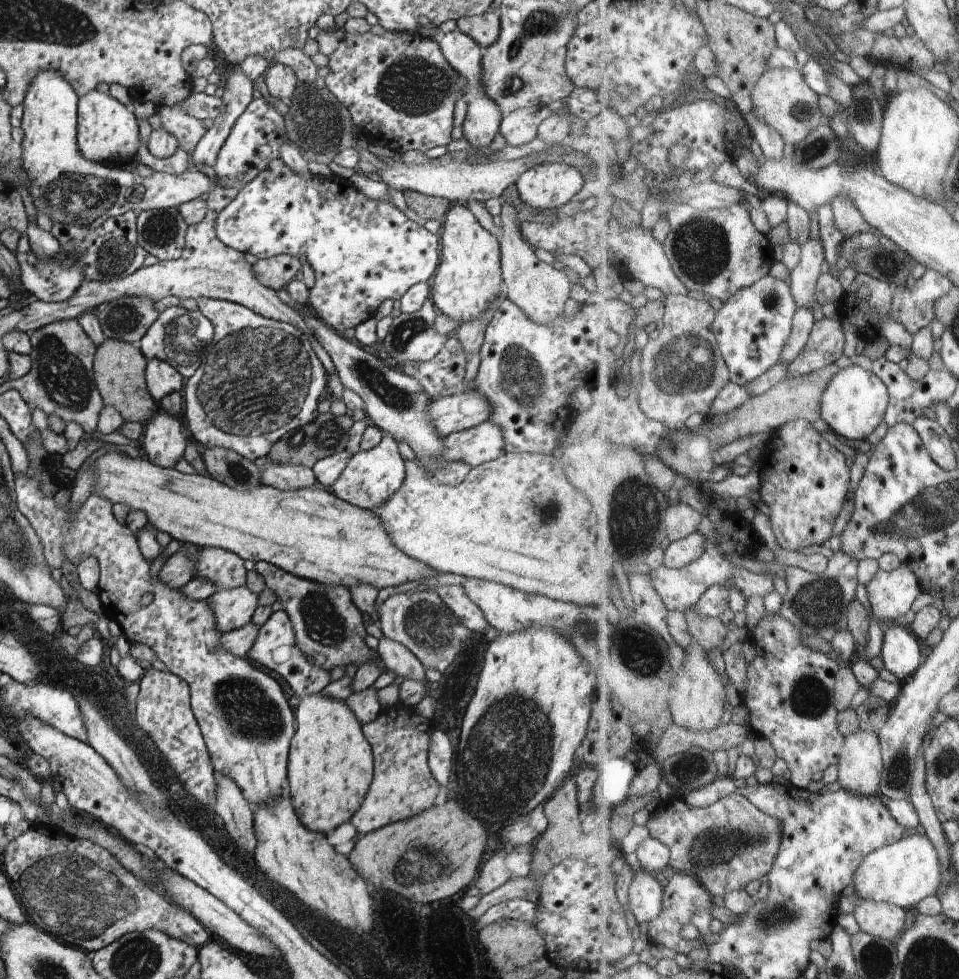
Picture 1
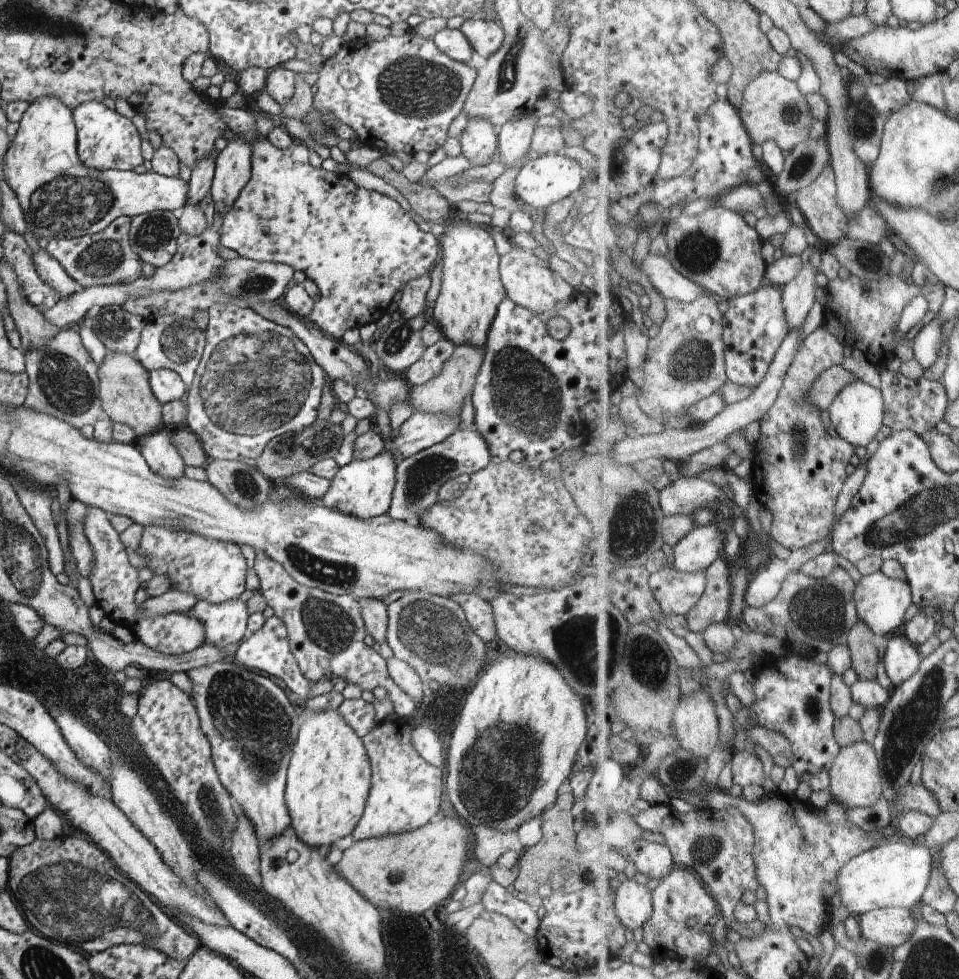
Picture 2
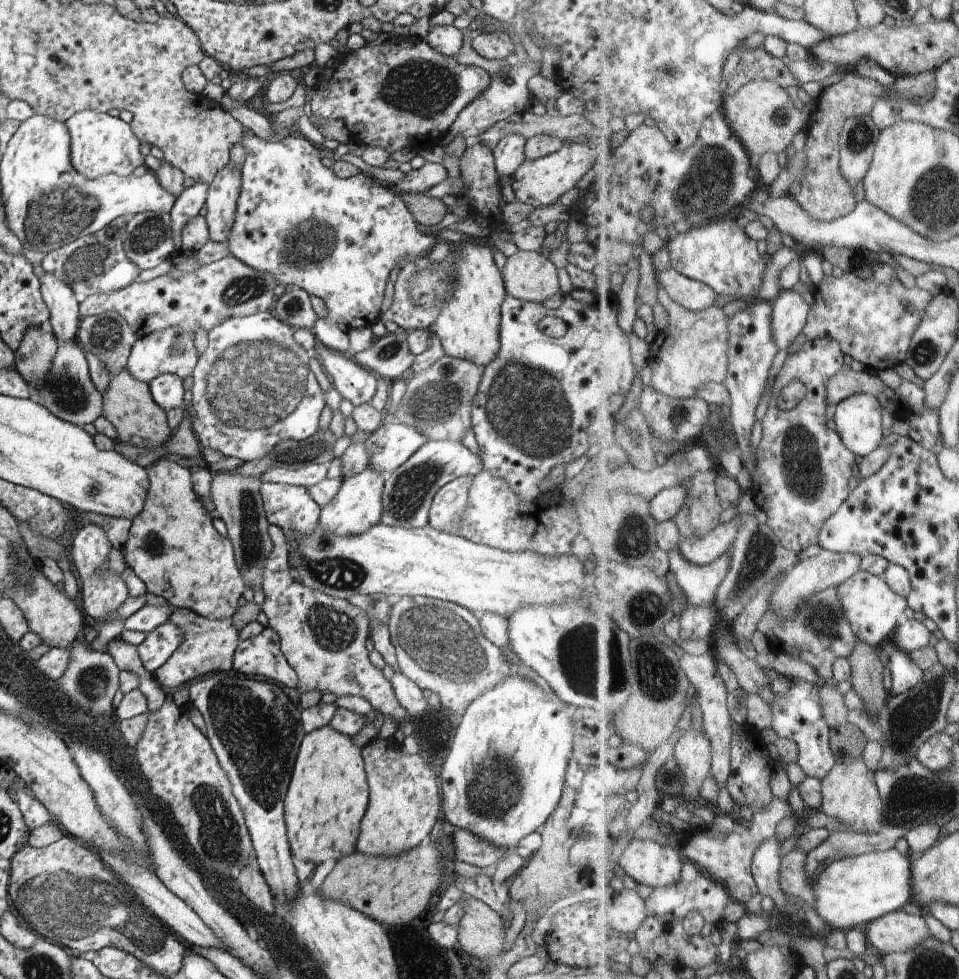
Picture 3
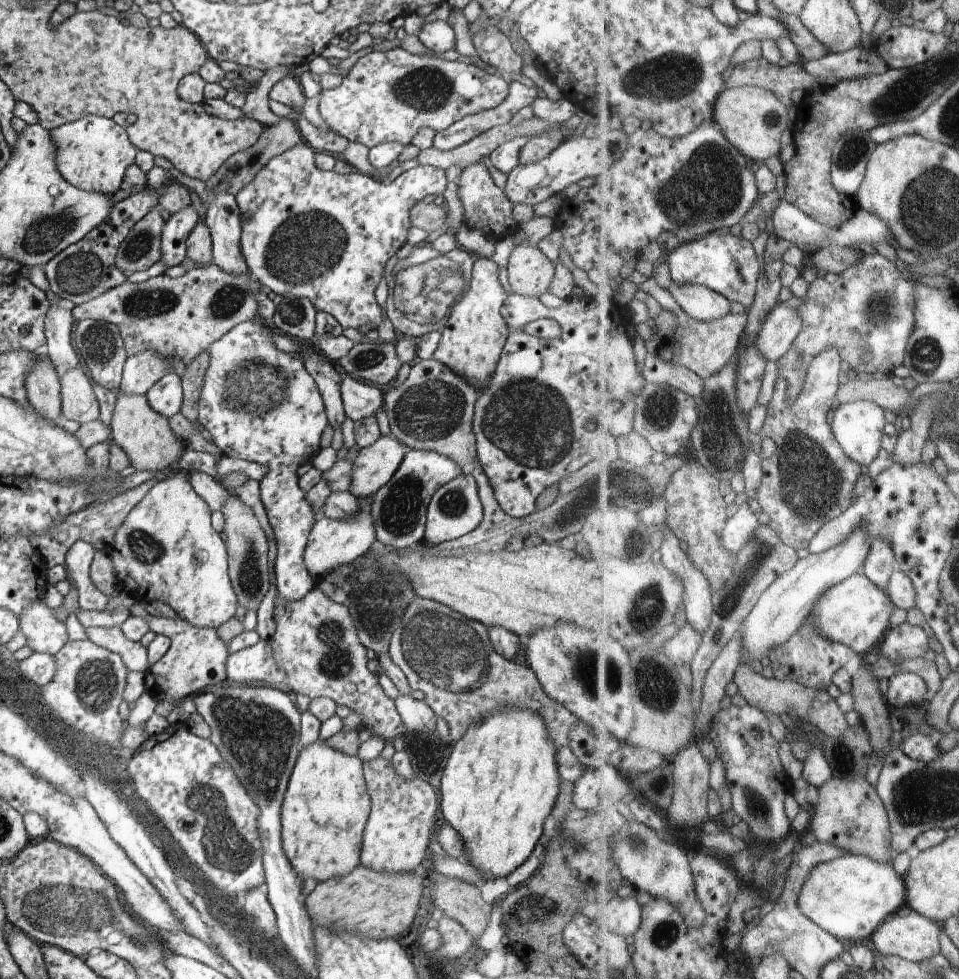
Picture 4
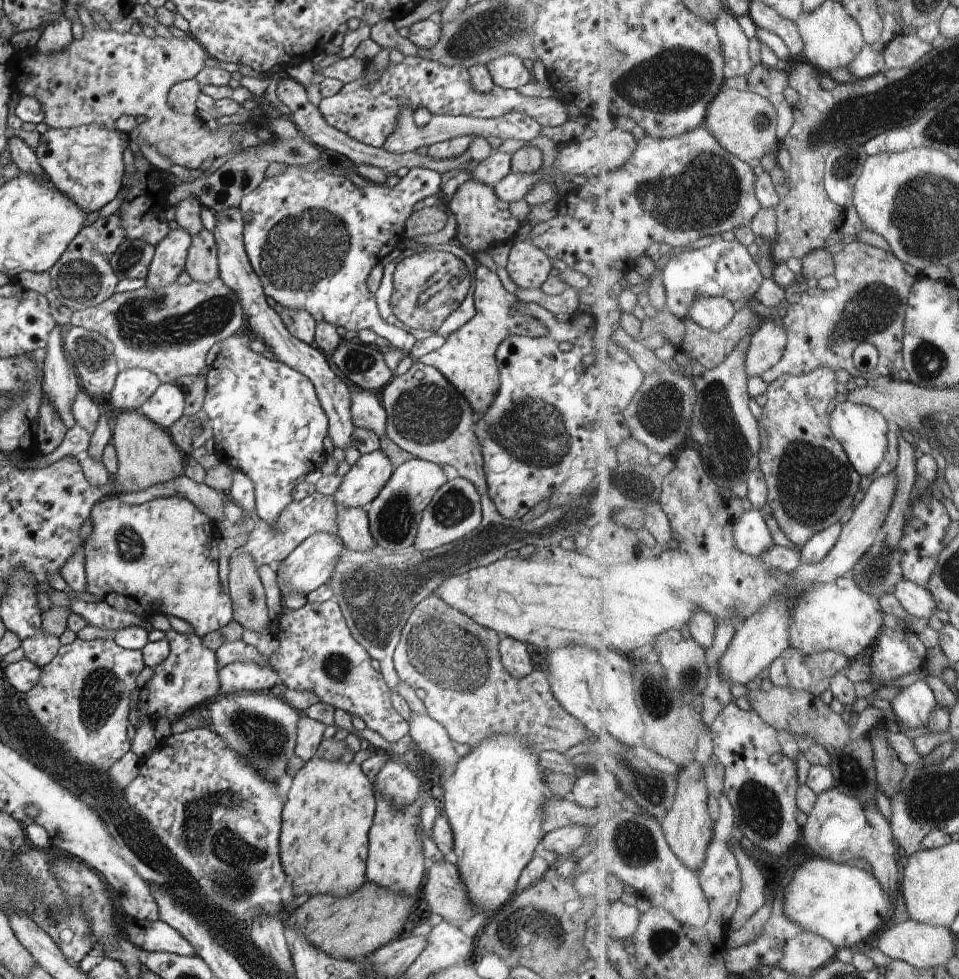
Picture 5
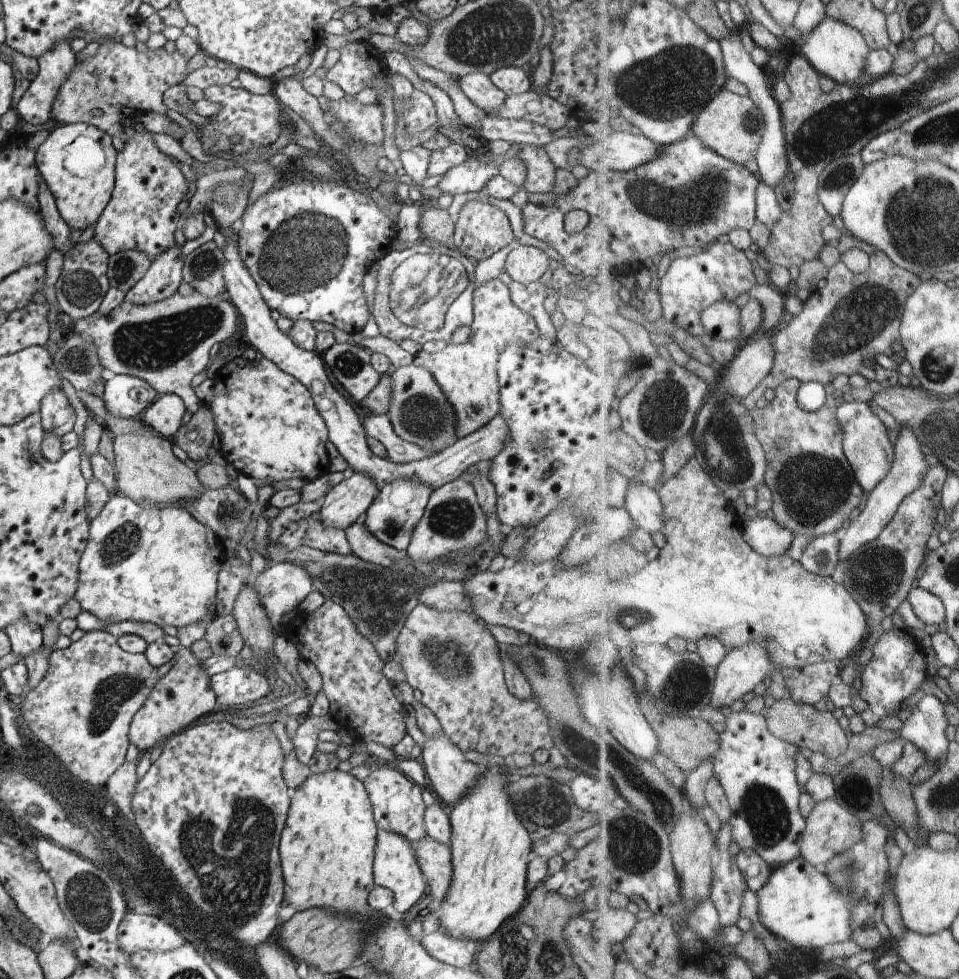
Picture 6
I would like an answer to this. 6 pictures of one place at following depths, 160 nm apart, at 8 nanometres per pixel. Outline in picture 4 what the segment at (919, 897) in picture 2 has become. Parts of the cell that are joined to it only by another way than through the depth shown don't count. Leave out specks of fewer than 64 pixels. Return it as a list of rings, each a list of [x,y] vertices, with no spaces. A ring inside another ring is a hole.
[[[845,854],[842,858],[825,862],[812,872],[803,888],[800,904],[804,914],[820,923],[828,932],[842,940],[866,940],[873,938],[878,928],[886,924],[904,904],[908,904],[908,883],[896,872],[892,863],[881,863],[864,856]]]

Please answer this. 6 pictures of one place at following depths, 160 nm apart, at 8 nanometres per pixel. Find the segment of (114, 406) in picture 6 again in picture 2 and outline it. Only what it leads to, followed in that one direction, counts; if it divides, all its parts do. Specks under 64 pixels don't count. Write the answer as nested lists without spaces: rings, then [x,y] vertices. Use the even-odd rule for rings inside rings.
[[[164,315],[154,322],[146,323],[141,332],[140,342],[132,356],[148,371],[170,369],[180,375],[186,386],[194,378],[196,364],[200,362],[205,347],[205,333],[196,326],[194,319],[180,315]]]

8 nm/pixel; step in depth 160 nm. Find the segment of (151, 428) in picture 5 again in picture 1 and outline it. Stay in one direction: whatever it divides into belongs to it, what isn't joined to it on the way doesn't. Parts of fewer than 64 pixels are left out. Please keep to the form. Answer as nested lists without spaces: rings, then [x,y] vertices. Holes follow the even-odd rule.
[[[105,339],[95,352],[93,373],[98,392],[104,406],[114,407],[124,422],[140,423],[146,426],[147,422],[159,411],[160,406],[151,397],[147,387],[146,367],[146,357],[138,344]]]

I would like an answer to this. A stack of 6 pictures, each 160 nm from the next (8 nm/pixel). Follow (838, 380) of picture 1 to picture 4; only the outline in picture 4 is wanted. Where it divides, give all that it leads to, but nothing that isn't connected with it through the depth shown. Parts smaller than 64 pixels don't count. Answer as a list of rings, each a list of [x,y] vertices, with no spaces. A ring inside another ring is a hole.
[[[872,401],[843,403],[836,409],[832,425],[844,450],[859,463],[870,466],[882,455],[882,442],[888,426],[888,412],[883,406]]]

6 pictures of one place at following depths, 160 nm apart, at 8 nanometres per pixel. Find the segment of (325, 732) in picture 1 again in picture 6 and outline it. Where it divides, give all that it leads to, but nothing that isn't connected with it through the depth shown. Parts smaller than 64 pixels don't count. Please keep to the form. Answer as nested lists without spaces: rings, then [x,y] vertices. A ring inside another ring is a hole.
[[[334,769],[333,771],[330,772],[323,772],[320,774],[312,774],[308,777],[308,780],[300,786],[300,788],[296,789],[296,792],[291,796],[290,798],[290,804],[289,804],[289,811],[287,814],[287,819],[285,822],[285,827],[282,829],[281,832],[281,839],[279,840],[279,857],[281,858],[281,869],[283,872],[283,883],[284,883],[284,888],[283,888],[283,895],[284,895],[284,904],[290,904],[290,906],[294,907],[294,910],[298,911],[305,911],[308,909],[324,909],[325,911],[328,911],[329,913],[333,913],[334,915],[364,915],[365,913],[372,913],[376,912],[376,914],[382,914],[383,911],[378,912],[377,910],[374,910],[370,905],[368,905],[368,896],[370,896],[370,892],[374,890],[376,884],[374,880],[374,873],[373,873],[373,862],[375,859],[375,846],[376,846],[376,839],[377,839],[377,824],[373,815],[373,810],[372,810],[372,805],[371,805],[371,800],[369,799],[366,787],[364,786],[363,781],[360,779],[356,778],[353,776],[350,772],[344,772],[344,771],[339,771],[338,769]]]

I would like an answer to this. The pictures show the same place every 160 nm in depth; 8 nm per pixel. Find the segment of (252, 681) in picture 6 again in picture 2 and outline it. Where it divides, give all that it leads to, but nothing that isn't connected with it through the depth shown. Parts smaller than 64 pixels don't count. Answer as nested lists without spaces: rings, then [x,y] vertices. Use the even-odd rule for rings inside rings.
[[[276,616],[266,620],[264,626],[260,627],[260,630],[257,630],[254,634],[251,634],[241,642],[238,650],[232,657],[232,661],[243,667],[250,668],[250,670],[264,672],[264,674],[268,674],[268,676],[280,678],[280,680],[284,680],[284,684],[286,684],[294,694],[299,694],[305,699],[307,698],[312,682],[300,672],[300,667],[295,661],[295,656],[292,656],[291,650],[289,649],[286,627]]]

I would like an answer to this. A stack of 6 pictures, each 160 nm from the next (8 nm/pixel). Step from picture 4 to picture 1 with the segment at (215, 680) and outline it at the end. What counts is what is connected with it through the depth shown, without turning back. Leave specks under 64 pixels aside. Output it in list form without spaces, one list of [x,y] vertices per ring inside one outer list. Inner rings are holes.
[[[246,584],[216,591],[207,601],[222,635],[247,625],[258,606],[257,594],[253,594]]]

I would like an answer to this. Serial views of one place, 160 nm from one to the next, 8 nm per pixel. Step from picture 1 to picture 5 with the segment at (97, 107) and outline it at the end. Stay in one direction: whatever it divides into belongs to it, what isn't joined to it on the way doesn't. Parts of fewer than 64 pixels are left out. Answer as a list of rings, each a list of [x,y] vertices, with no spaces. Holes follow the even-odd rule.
[[[80,125],[71,129],[49,129],[40,135],[39,145],[34,150],[44,174],[55,187],[76,203],[86,213],[96,212],[112,202],[123,188],[125,175],[124,149],[128,146],[128,138],[118,130],[110,130],[100,125]]]

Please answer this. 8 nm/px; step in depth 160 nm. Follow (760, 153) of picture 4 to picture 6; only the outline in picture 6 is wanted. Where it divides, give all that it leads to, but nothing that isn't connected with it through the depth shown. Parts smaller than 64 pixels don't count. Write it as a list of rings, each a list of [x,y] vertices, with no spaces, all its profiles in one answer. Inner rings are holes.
[[[724,89],[702,112],[695,124],[694,132],[707,147],[740,164],[756,159],[767,133],[767,118],[752,97],[736,94]]]

